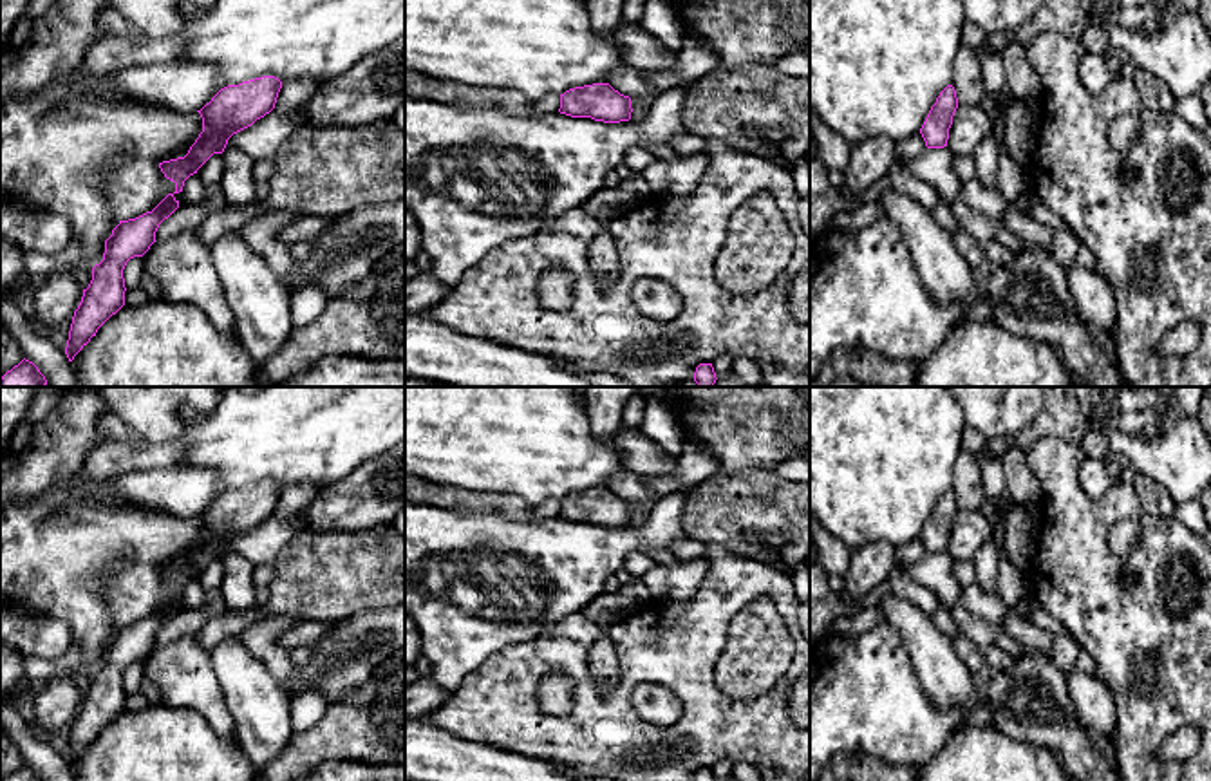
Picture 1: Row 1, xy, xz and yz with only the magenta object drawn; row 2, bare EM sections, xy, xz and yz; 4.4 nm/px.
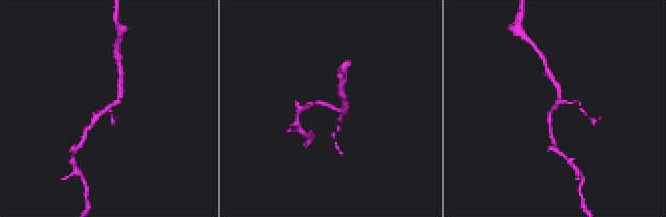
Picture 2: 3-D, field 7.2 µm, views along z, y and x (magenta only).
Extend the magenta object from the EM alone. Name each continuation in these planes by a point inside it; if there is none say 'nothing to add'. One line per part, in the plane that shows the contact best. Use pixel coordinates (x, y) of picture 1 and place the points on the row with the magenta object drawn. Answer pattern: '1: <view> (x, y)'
nothing to add

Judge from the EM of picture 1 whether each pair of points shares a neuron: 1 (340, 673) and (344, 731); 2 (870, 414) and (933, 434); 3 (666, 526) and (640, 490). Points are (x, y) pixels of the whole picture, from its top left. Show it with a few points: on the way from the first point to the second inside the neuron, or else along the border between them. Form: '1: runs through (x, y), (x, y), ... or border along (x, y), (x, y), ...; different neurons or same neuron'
1: border along (373, 671), (360, 686), (329, 705); different neurons
2: runs through (886, 431), (890, 434), (917, 434); same neuron
3: border along (660, 498), (653, 503); different neurons

